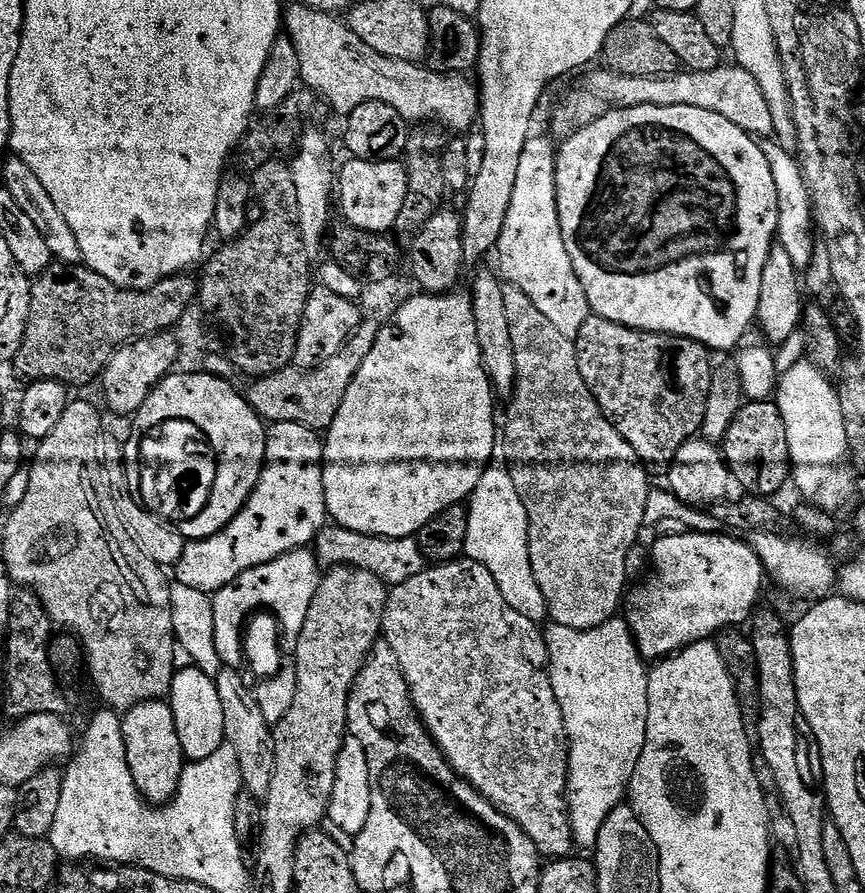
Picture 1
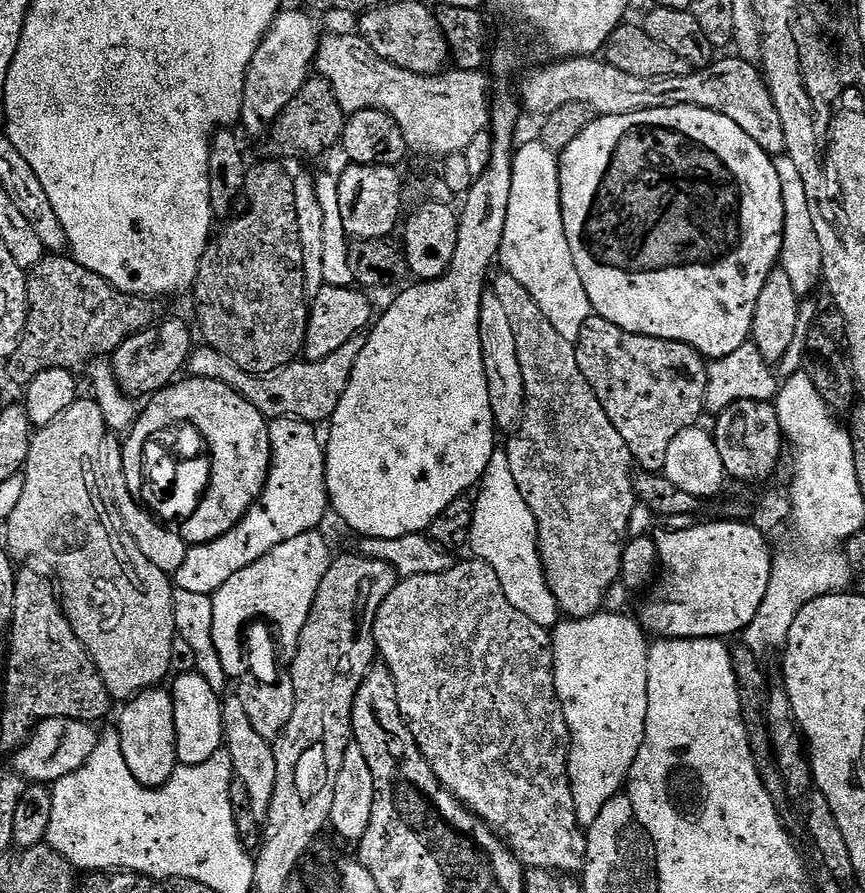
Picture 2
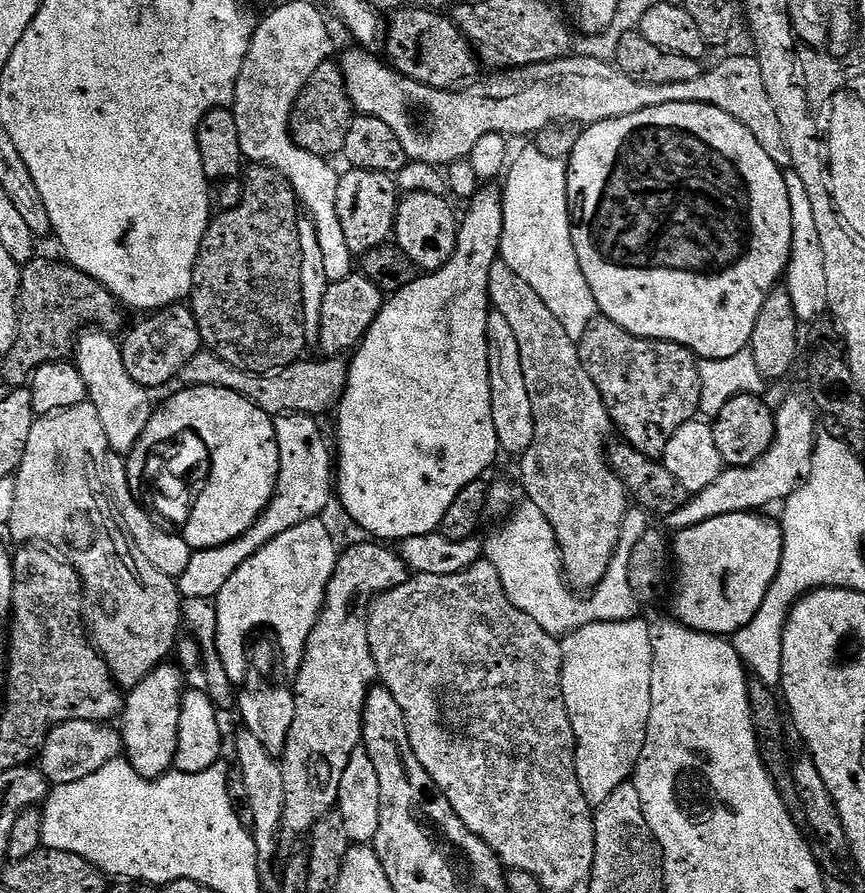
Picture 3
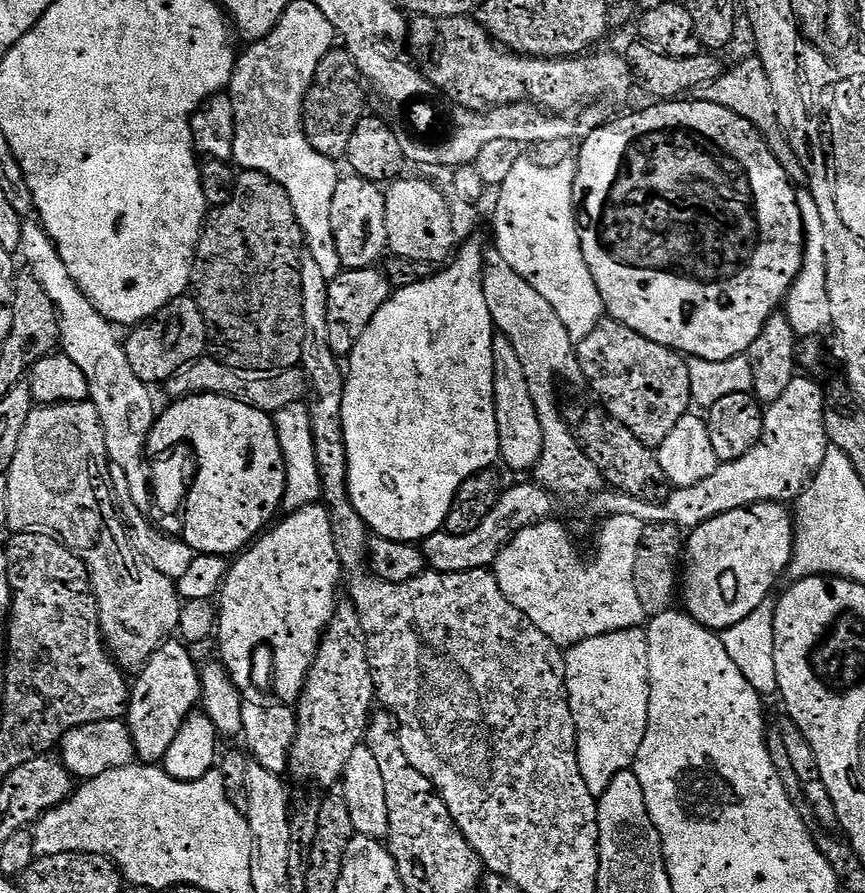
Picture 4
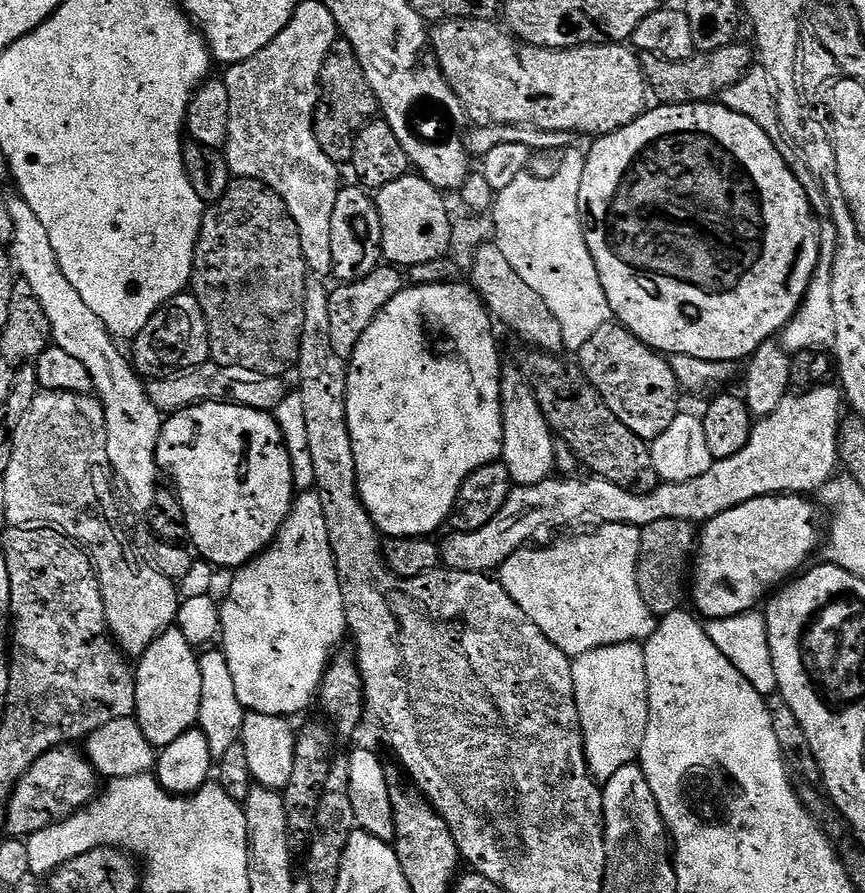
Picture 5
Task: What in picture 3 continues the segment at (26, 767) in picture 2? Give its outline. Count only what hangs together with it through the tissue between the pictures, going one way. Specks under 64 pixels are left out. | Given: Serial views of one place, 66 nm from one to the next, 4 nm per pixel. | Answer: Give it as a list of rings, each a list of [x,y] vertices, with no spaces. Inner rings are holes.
[[[71,720],[53,728],[40,750],[38,767],[48,779],[49,785],[69,784],[102,770],[106,762],[117,759],[121,752],[120,733],[111,723],[101,723],[99,720]]]

